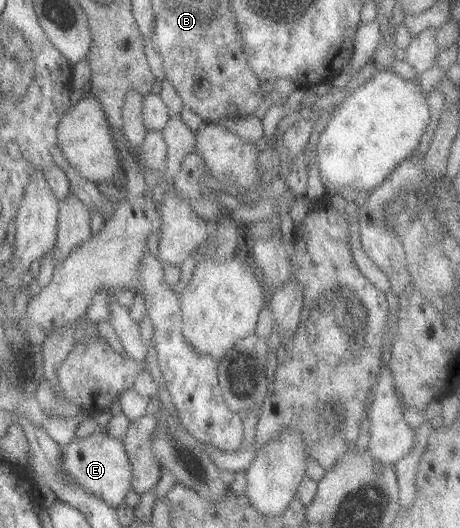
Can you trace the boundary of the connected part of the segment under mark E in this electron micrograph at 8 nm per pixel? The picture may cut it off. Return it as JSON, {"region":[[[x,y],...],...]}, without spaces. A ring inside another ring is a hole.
{"region":[[[98,431],[81,438],[74,437],[59,448],[59,460],[59,468],[71,484],[115,510],[123,504],[124,494],[130,488],[131,468],[121,439]]]}

